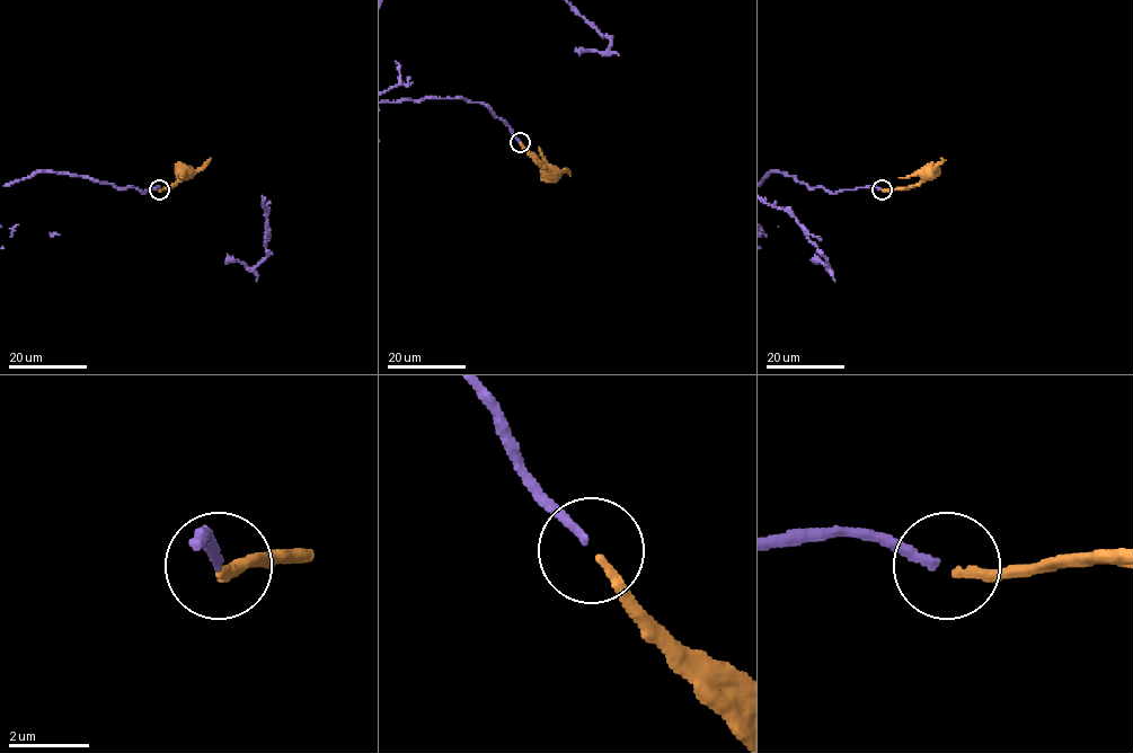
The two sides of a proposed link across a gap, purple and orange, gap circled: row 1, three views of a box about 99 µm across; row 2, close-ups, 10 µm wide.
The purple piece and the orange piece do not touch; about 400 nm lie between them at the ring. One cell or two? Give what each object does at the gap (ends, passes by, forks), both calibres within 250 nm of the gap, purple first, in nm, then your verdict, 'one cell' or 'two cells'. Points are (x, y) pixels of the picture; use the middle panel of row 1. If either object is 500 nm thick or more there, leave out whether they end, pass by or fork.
purple ends | orange ends | 220/240 nm | one cell

